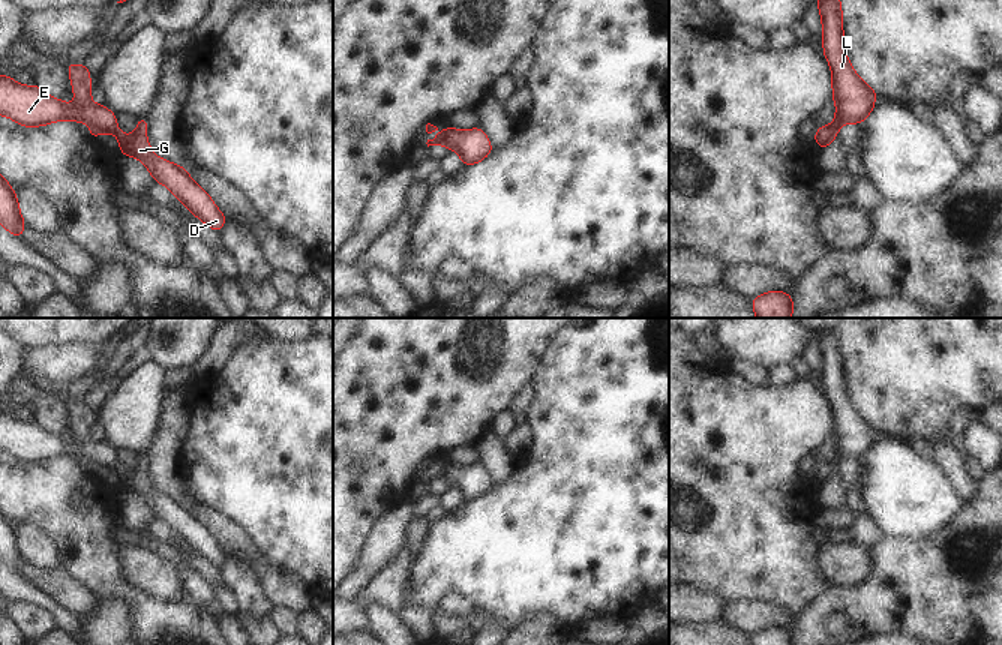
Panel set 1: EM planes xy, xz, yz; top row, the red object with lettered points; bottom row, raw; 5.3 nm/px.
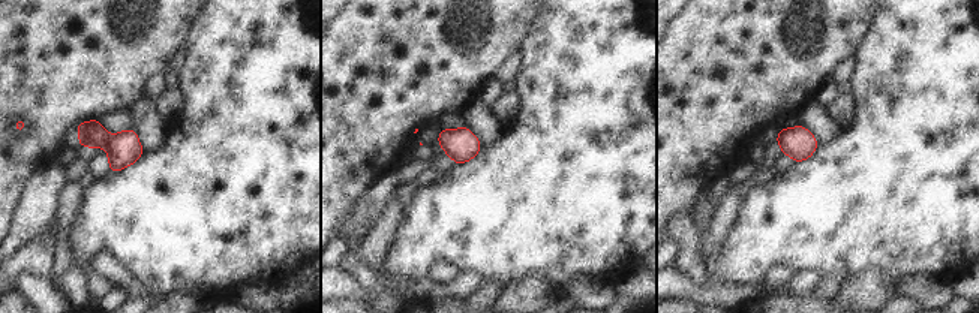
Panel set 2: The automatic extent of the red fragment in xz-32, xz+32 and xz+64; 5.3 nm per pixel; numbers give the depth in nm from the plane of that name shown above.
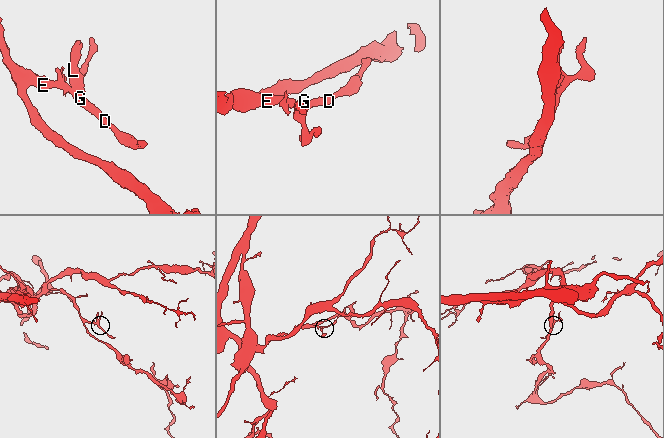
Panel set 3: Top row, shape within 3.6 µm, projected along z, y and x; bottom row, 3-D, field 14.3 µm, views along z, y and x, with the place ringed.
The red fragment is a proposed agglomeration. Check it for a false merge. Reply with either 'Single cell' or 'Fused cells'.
Single cell.

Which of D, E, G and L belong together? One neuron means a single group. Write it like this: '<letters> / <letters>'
D E G L

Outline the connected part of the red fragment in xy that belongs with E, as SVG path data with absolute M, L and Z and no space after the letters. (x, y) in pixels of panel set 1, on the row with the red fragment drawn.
M68 64L72 80L72 92L76 100L66 105L62 99L48 96L39 86L21 86L14 78L0 75L0 114L10 117L21 126L36 128L57 120L75 120L90 124L90 138L99 134L114 134L120 144L120 153L140 159L156 183L165 184L198 219L216 232L224 228L225 214L219 212L213 200L198 186L183 166L153 154L146 136L148 120L138 118L136 130L126 136L117 128L116 114L105 105L90 100L90 72L84 64Z

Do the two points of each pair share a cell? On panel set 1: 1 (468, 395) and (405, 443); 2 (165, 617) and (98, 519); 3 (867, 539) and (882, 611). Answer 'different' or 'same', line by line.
1: same
2: same
3: different

